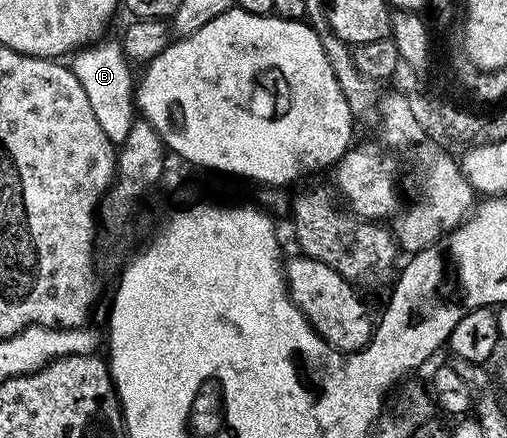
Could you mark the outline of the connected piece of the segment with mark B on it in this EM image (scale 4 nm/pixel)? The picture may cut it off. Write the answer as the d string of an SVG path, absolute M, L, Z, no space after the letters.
M115 39L98 40L89 46L75 51L70 60L74 76L85 89L89 97L90 108L98 119L98 124L112 144L119 146L126 140L126 135L136 121L135 79L132 78L131 63L127 60L121 43Z

